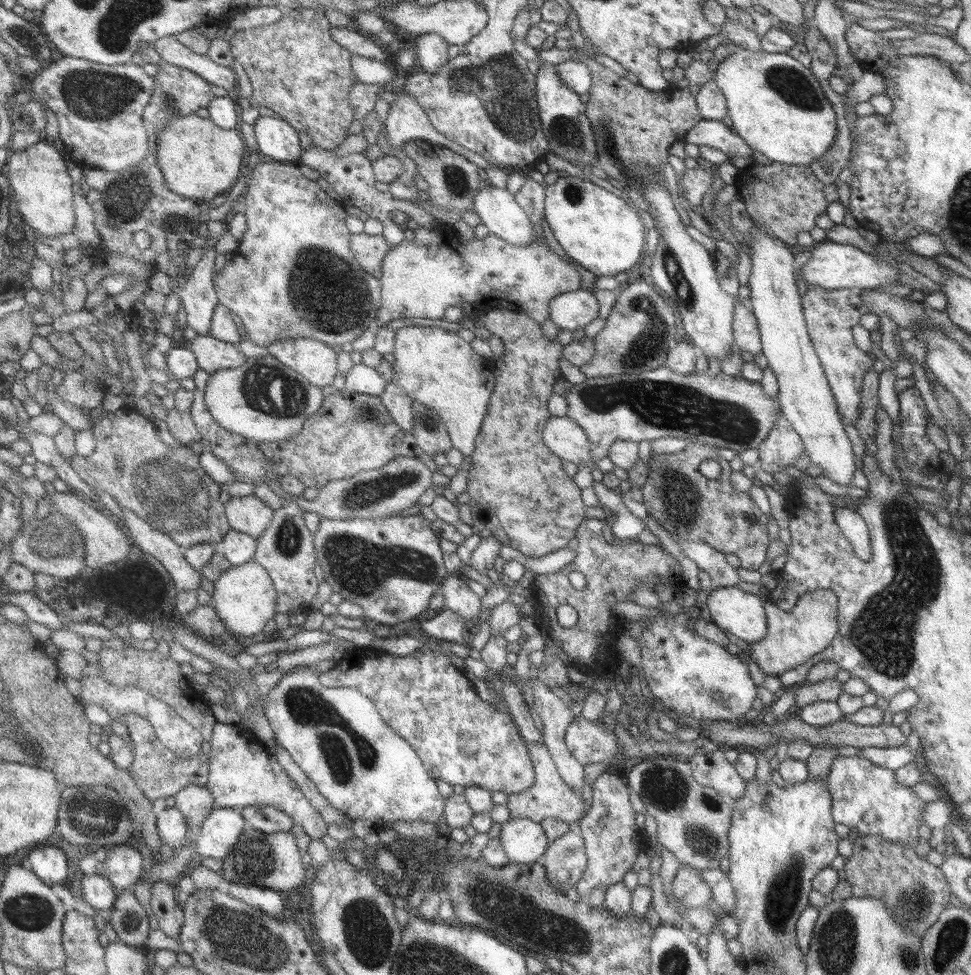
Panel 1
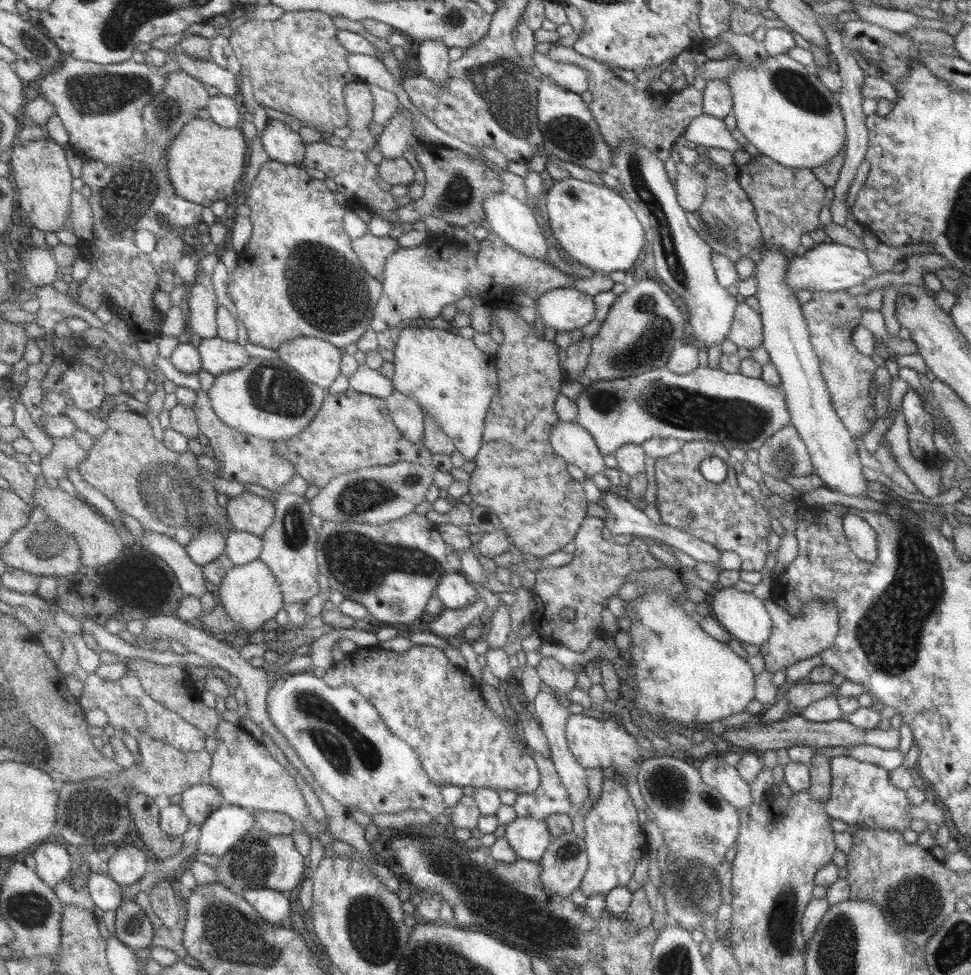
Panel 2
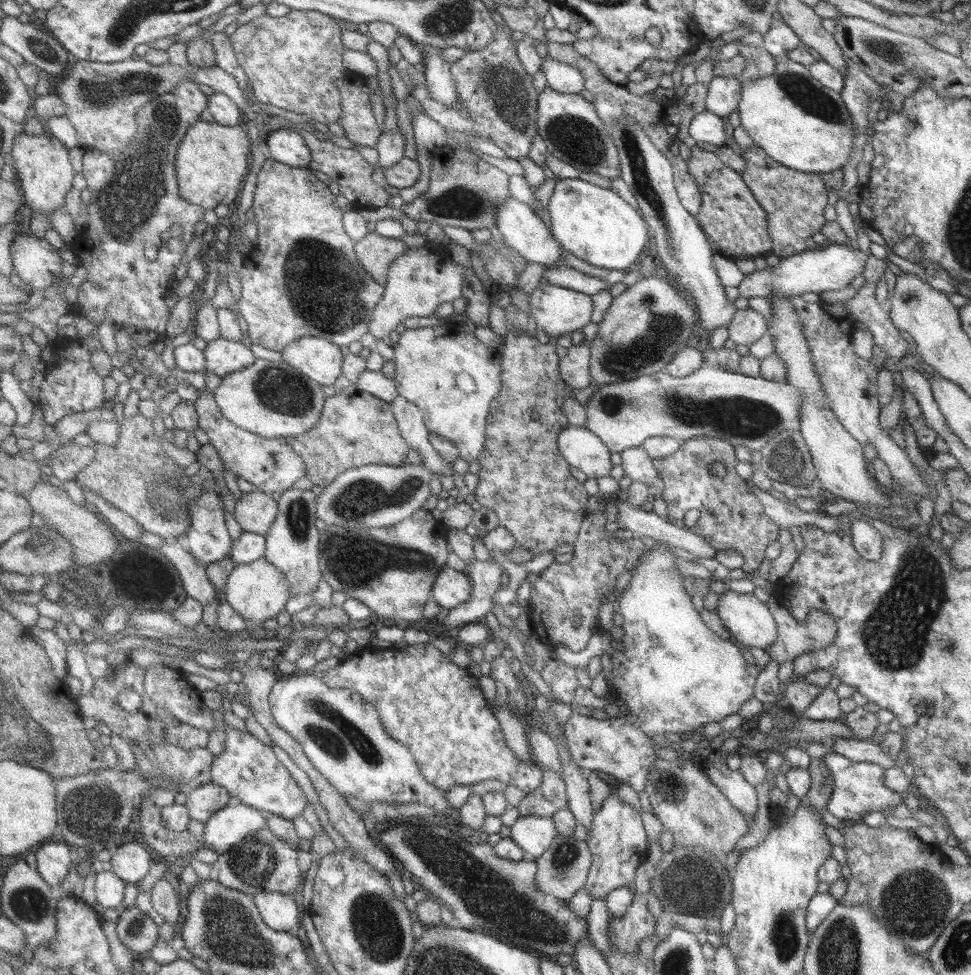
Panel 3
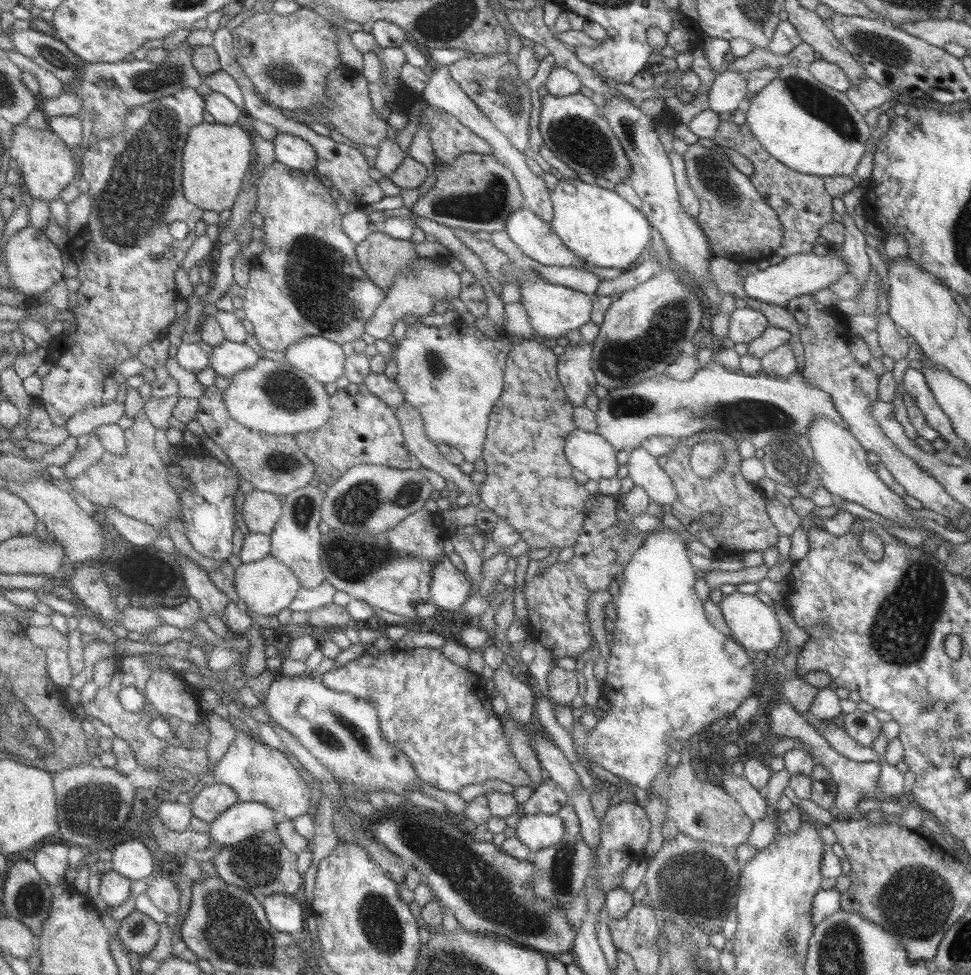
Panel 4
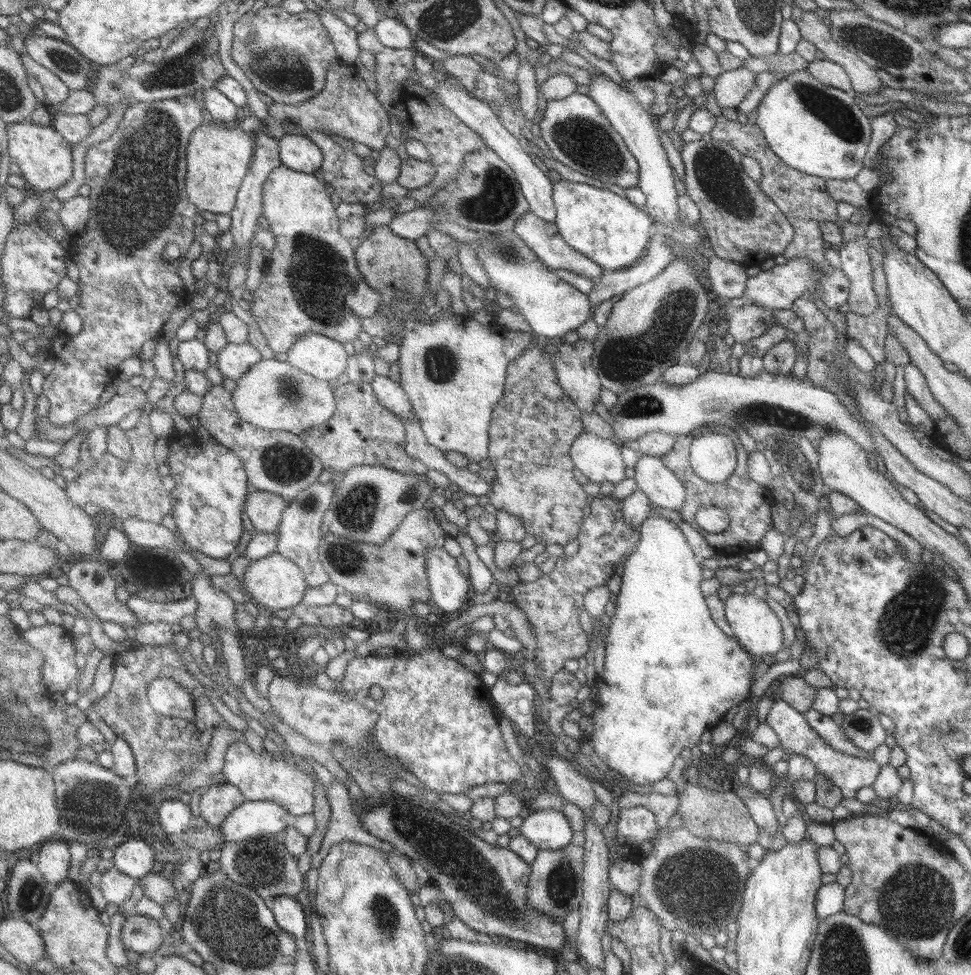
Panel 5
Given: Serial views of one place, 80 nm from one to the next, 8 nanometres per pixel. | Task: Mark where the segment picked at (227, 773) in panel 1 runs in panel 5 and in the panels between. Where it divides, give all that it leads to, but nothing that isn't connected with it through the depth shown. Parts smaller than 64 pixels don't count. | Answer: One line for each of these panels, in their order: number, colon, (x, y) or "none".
2: (243, 770)
3: (249, 770)
4: (258, 773)
5: (268, 778)

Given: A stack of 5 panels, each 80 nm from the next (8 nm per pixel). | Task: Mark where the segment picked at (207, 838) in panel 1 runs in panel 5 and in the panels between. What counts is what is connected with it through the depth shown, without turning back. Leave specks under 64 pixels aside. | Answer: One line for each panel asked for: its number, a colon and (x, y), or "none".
2: (227, 825)
3: (230, 825)
4: (244, 820)
5: (253, 819)

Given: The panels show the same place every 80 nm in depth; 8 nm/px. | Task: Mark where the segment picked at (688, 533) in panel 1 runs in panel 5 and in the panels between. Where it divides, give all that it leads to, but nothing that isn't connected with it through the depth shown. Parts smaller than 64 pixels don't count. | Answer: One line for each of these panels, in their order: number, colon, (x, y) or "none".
2: (725, 517)
3: (731, 517)
4: (743, 525)
5: (747, 504)

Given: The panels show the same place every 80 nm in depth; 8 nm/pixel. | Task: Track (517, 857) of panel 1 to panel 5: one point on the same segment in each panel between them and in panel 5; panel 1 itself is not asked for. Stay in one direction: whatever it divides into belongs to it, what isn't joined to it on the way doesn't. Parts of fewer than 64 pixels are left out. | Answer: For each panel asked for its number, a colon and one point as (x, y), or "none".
2: (528, 837)
3: (532, 834)
4: (537, 831)
5: (549, 829)

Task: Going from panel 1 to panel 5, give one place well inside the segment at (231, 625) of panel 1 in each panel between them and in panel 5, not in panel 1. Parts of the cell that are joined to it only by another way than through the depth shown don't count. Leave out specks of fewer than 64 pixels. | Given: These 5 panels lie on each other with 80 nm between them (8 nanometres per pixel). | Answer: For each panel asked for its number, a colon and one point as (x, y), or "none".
2: (251, 594)
3: (258, 591)
4: (267, 586)
5: (275, 582)

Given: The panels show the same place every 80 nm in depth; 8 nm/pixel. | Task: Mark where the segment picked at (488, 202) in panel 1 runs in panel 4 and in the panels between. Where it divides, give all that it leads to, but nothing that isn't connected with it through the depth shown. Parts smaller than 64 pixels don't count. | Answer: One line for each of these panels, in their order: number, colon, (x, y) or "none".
2: (510, 220)
3: (521, 229)
4: (535, 239)

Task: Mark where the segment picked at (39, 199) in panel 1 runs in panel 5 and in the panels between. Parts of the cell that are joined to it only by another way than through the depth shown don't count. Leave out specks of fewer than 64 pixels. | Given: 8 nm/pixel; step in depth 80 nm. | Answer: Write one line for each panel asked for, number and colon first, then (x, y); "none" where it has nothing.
2: (41, 174)
3: (44, 172)
4: (45, 161)
5: (45, 158)

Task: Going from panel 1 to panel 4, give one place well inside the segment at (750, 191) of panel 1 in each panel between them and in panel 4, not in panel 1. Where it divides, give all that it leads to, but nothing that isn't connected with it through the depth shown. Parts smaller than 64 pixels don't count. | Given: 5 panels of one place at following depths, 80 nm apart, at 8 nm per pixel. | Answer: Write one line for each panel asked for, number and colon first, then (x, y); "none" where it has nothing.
2: (786, 202)
3: (793, 202)
4: (799, 200)

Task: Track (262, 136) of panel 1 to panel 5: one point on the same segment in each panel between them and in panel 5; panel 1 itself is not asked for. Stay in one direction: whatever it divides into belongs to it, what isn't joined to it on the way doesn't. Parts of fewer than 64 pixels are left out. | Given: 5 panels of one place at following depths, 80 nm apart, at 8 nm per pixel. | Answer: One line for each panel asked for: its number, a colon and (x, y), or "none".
2: (282, 144)
3: (285, 145)
4: (292, 151)
5: (300, 153)

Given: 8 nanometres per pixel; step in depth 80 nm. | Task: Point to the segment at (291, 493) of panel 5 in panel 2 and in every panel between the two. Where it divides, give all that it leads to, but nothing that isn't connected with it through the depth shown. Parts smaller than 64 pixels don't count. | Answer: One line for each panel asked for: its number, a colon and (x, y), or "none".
2: (249, 460)
3: (270, 465)
4: (271, 463)

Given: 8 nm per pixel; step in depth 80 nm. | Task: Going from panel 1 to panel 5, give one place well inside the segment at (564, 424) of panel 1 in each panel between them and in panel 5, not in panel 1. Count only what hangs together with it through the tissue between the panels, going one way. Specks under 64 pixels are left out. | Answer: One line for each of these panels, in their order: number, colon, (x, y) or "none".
2: (572, 443)
3: (577, 445)
4: (588, 453)
5: (597, 459)

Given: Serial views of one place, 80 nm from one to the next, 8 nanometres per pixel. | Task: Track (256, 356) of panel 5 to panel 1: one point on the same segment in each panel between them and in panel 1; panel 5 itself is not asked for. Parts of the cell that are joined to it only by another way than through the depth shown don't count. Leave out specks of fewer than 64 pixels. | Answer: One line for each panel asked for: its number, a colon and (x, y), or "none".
1: (214, 355)
2: (219, 356)
3: (224, 356)
4: (230, 358)

